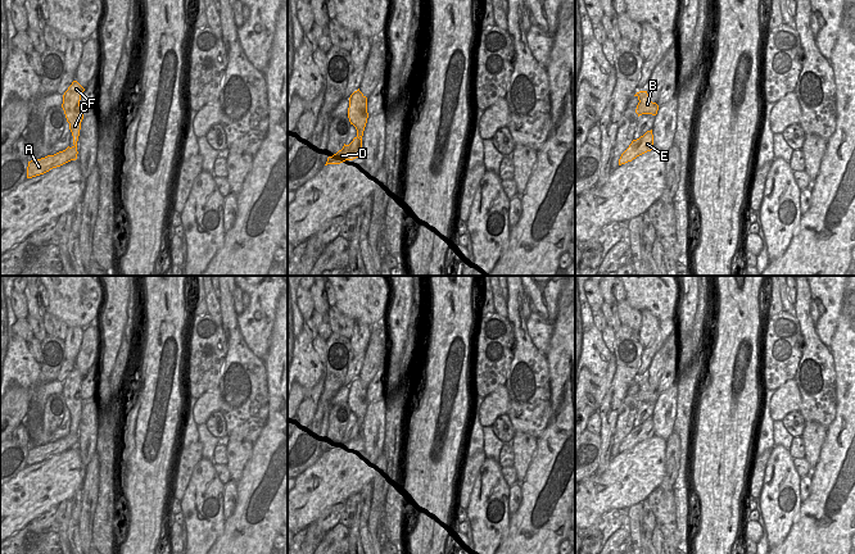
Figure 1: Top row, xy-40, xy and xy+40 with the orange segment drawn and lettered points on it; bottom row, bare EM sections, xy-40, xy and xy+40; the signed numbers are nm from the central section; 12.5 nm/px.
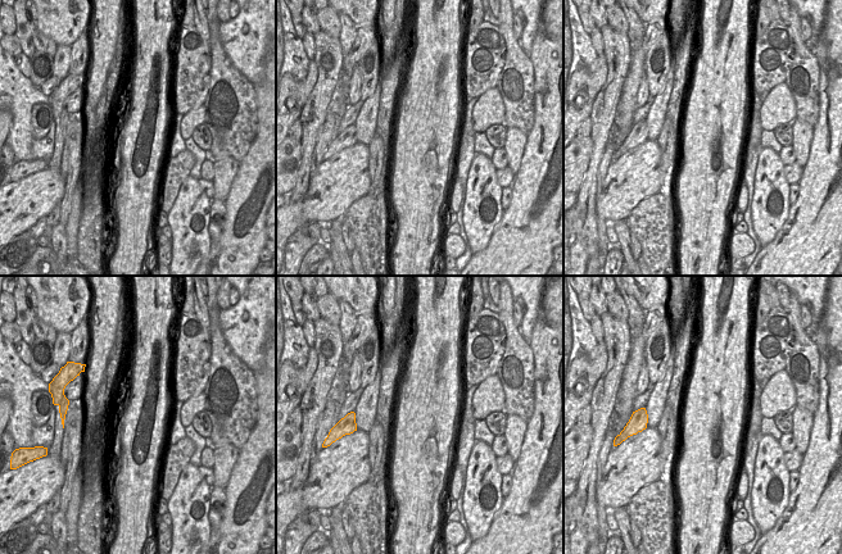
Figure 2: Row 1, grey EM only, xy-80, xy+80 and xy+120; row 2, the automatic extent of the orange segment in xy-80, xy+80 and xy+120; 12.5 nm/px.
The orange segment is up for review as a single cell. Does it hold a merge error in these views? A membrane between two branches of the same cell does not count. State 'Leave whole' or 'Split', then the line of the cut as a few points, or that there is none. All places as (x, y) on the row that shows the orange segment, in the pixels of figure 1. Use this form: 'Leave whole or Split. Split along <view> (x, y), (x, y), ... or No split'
Split. Split along xy (357, 134), (358, 137).

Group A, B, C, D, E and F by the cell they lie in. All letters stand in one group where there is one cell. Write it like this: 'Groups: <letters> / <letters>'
Groups: A D E / B C F.

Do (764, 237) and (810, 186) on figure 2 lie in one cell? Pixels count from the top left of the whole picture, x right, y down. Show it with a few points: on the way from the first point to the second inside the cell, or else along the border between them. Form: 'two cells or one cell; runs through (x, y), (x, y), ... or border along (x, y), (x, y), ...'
two cells; border along (790, 205), (787, 219), (774, 236)

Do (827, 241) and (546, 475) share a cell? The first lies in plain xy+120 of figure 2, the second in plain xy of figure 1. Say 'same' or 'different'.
same

